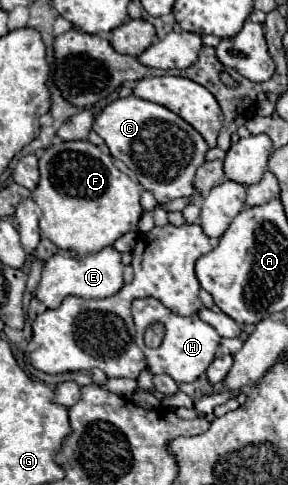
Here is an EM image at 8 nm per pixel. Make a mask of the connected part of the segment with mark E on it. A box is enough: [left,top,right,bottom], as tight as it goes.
[36,246,124,308]

